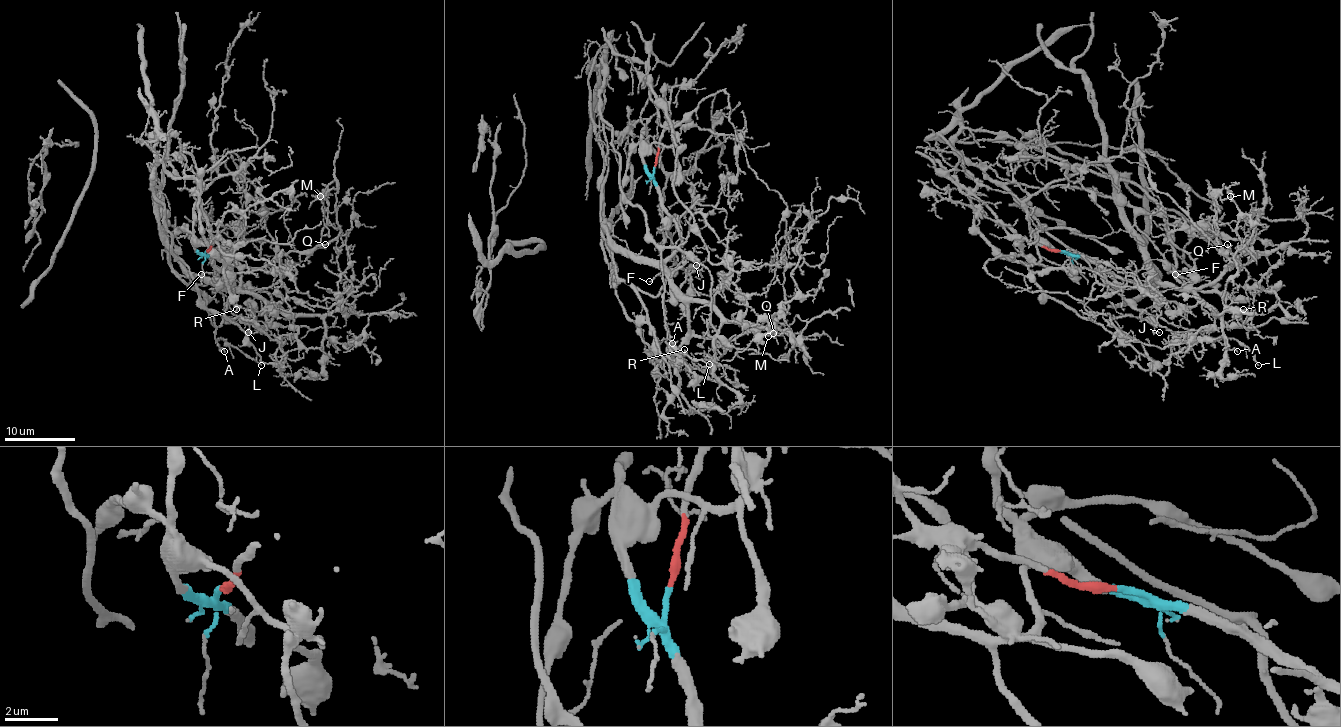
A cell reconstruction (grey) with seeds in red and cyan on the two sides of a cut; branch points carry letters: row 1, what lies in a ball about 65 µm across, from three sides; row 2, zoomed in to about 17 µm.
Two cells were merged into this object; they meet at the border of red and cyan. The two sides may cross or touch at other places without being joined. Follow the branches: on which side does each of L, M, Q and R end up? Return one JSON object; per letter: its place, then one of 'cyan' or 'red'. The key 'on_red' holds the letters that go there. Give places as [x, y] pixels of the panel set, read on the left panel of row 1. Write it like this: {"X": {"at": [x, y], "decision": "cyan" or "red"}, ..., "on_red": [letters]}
{"L": {"at": [261, 365], "decision": "red"}, "M": {"at": [320, 196], "decision": "cyan"}, "Q": {"at": [325, 244], "decision": "cyan"}, "R": {"at": [236, 309], "decision": "cyan"}, "on_red": ["L"]}

